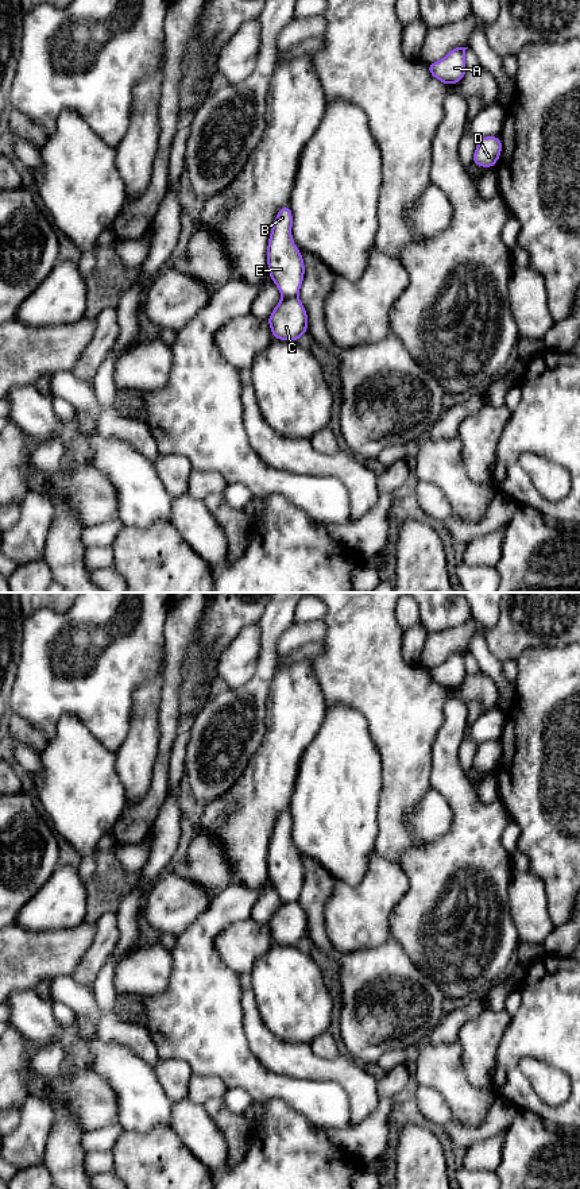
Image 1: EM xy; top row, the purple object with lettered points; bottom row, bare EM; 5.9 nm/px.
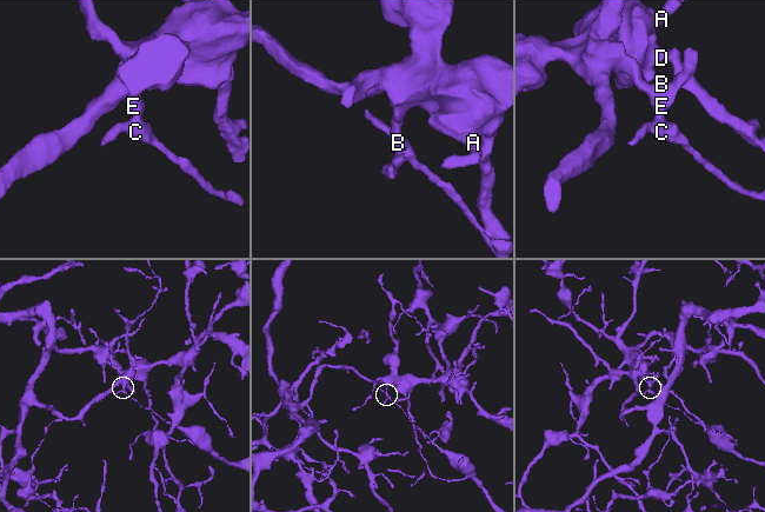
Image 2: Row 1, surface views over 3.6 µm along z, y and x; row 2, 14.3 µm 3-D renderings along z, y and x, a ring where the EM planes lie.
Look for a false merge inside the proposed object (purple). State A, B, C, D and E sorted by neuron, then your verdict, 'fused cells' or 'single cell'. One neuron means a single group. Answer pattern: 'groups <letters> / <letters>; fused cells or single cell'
groups A B D E / C; fused cells

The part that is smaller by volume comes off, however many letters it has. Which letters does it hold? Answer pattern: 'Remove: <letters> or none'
Remove: C

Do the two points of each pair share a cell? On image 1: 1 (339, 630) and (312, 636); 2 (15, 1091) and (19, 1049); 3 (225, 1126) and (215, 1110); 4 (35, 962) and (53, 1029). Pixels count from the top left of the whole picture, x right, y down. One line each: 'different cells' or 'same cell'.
1: different cells
2: same cell
3: same cell
4: different cells

